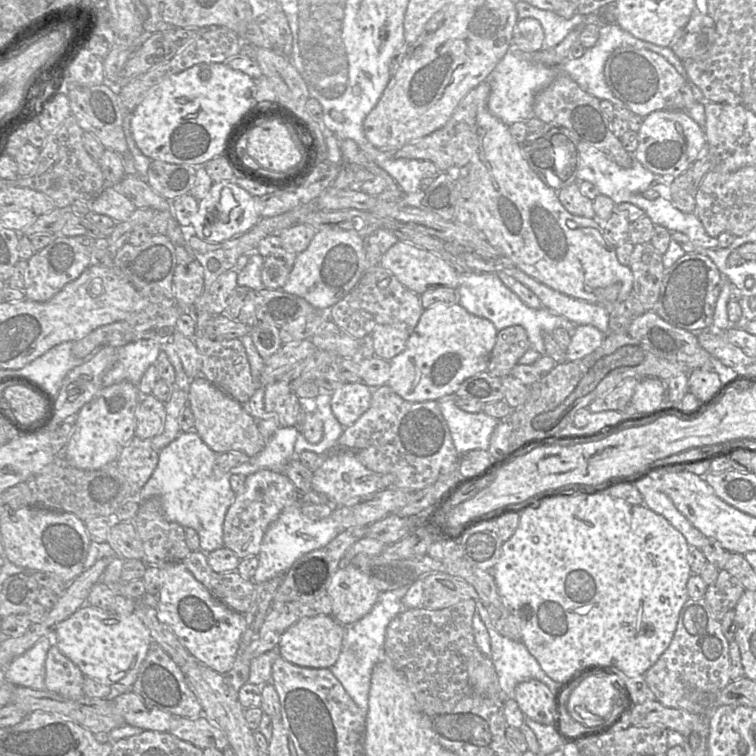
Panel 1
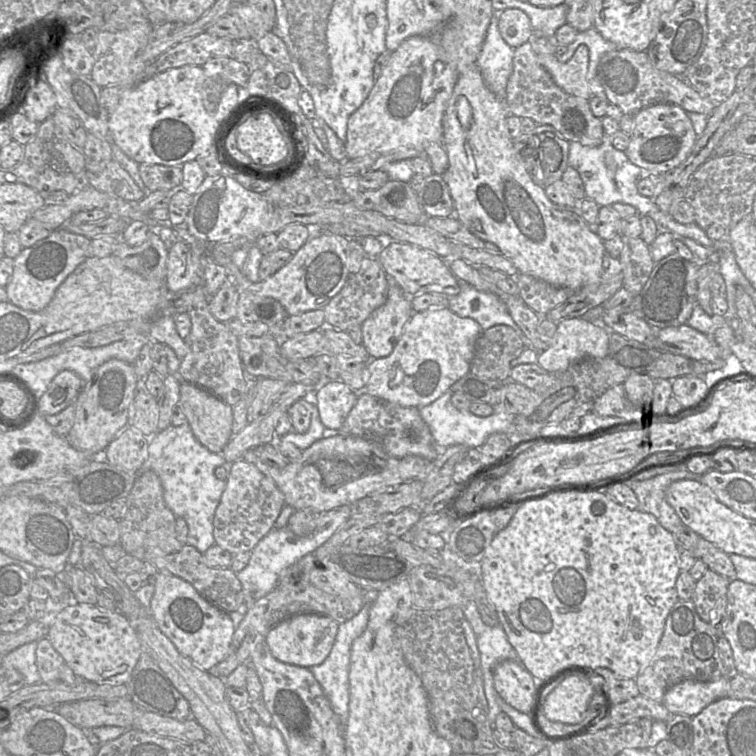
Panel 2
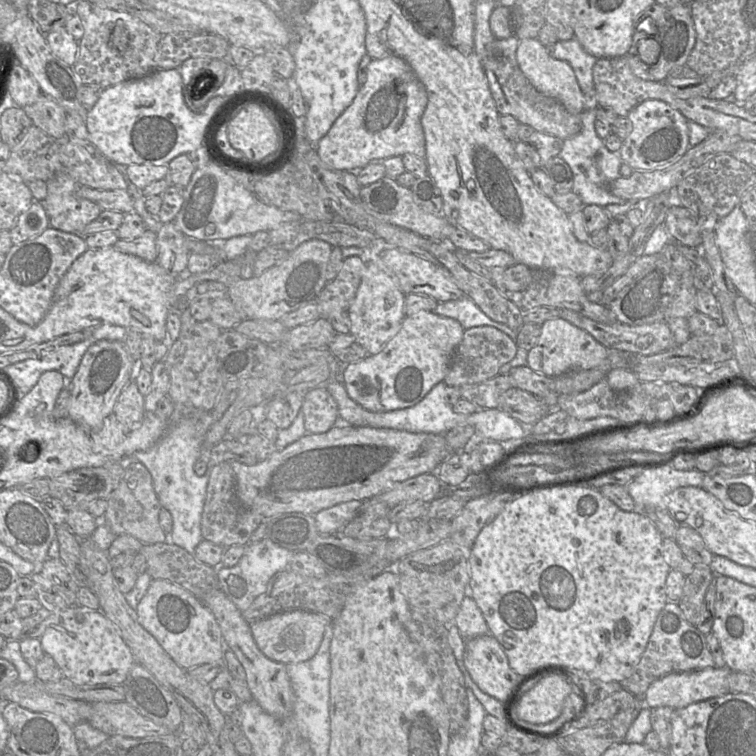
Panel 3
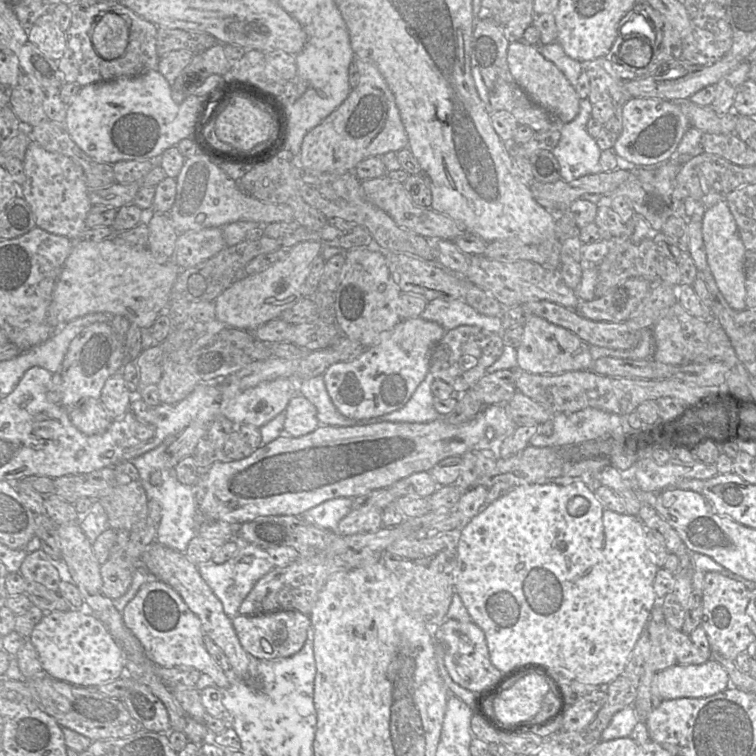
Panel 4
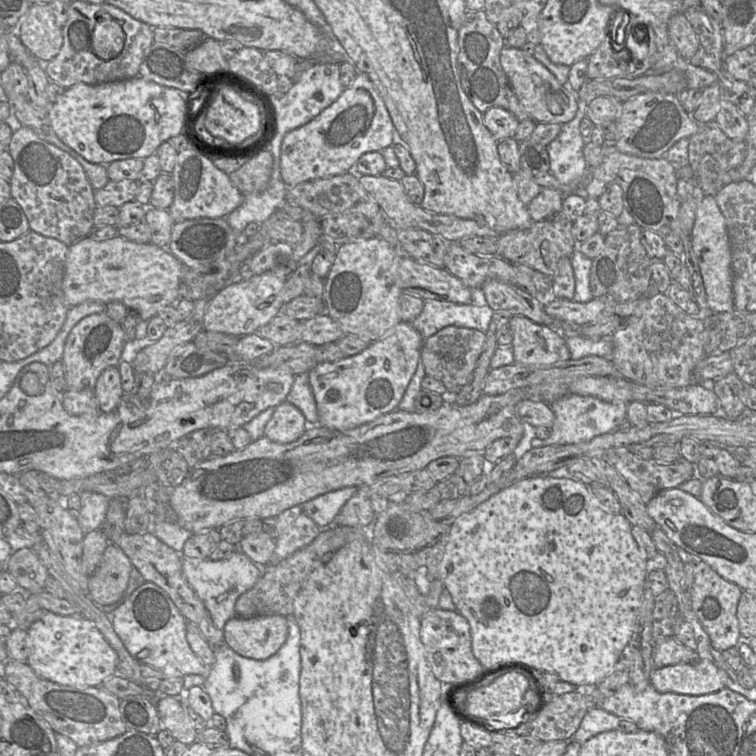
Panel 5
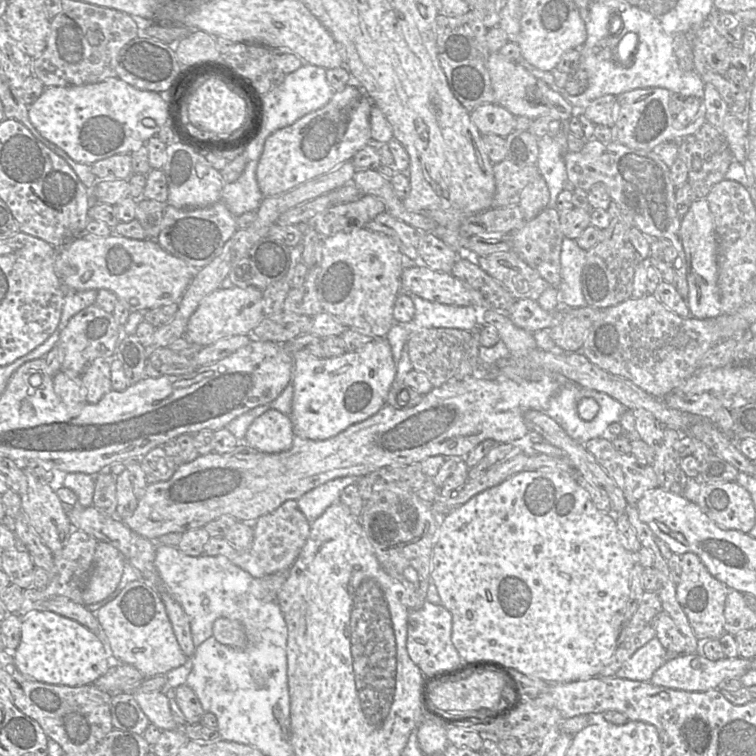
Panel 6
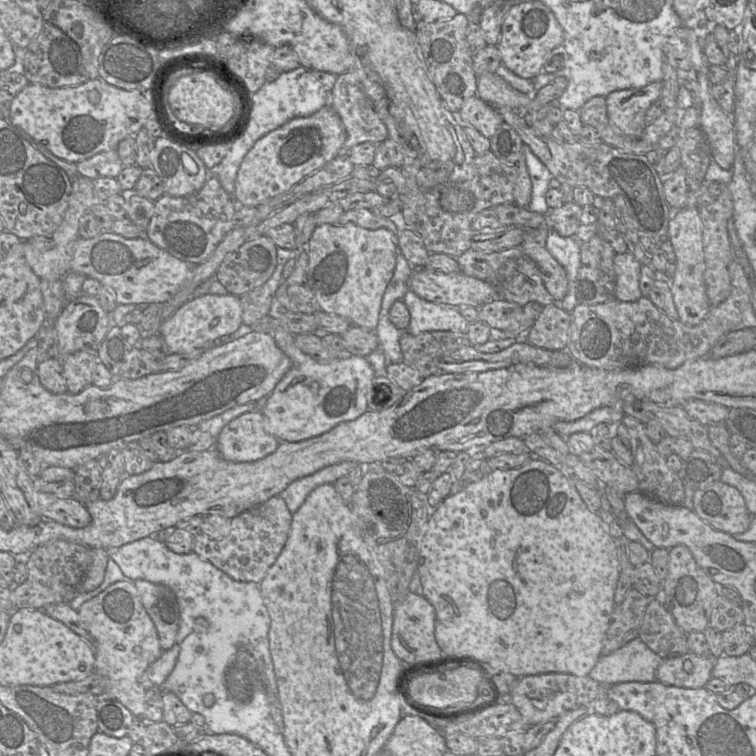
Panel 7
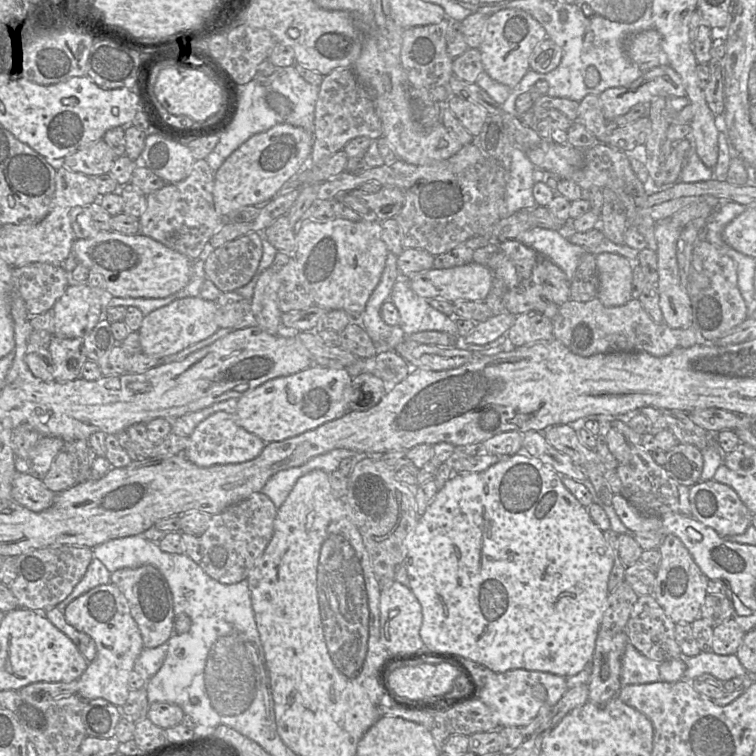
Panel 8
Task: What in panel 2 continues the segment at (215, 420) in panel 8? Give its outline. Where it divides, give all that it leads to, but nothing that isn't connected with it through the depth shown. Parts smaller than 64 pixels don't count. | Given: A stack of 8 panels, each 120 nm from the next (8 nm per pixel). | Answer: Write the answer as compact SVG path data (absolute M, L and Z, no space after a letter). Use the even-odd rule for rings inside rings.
M340 380L321 384L316 391L319 417L329 432L337 432L356 404L358 392Z

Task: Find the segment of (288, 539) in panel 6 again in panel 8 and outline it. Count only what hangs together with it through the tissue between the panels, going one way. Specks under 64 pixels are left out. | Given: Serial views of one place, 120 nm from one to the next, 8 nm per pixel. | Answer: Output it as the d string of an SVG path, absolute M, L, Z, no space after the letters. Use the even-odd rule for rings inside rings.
M262 492L253 493L222 512L212 515L207 530L201 535L182 534L185 553L212 579L230 585L246 580L255 562L262 556L274 533L274 521L278 508Z

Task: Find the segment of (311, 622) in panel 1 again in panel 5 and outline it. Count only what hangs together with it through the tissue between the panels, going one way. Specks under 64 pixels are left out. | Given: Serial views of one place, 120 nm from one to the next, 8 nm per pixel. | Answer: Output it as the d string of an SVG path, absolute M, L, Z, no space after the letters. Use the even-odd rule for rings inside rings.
M235 615L223 629L224 644L234 652L254 660L275 655L288 637L288 622L282 615L259 615L250 618Z

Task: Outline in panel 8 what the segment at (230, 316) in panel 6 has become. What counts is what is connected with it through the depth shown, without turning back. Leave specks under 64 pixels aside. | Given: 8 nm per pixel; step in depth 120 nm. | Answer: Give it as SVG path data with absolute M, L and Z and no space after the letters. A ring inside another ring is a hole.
M197 296L181 298L152 311L144 316L138 330L141 352L155 358L168 357L210 337L220 328L217 310L215 301Z

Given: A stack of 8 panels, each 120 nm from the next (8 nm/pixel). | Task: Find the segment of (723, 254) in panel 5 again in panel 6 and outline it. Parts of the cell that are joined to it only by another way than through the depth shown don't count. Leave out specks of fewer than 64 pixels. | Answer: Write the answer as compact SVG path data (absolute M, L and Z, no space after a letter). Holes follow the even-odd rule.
M706 199L692 203L681 218L680 234L687 259L687 305L692 317L697 319L715 318L721 315L720 289L718 287L717 238L714 220Z

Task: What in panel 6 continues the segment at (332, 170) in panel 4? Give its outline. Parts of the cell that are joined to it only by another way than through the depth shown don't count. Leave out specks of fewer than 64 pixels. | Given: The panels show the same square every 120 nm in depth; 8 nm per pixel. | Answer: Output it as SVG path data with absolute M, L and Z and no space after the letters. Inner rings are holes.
M350 83L343 90L335 92L322 108L306 114L292 125L267 137L256 169L256 180L264 198L287 192L330 172L346 161L351 161L357 151L370 144L369 117L372 106L373 103L366 93L357 84Z

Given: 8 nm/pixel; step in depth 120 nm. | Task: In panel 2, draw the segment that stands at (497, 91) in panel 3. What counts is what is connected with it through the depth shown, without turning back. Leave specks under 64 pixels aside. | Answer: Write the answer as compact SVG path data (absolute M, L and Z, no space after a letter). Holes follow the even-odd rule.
M529 42L513 49L513 71L503 98L508 113L519 118L530 118L538 125L551 125L568 141L585 146L599 146L605 134L601 119L593 115L589 101L570 95L560 88L539 63Z

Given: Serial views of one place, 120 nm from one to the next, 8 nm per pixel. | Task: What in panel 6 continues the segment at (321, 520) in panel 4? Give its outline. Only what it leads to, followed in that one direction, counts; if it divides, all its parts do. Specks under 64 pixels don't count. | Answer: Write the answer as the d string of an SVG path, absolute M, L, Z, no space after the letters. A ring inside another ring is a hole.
M345 476L329 480L302 495L297 504L307 520L312 523L325 510L340 501L340 495L348 485L356 485L359 476Z

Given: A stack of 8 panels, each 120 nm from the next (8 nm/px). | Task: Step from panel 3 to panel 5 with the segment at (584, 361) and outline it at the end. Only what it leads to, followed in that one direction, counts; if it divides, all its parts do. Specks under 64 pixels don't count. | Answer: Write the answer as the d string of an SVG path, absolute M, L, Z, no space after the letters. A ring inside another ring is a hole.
M513 315L509 322L513 333L515 362L527 366L551 366L571 359L565 336L557 329Z

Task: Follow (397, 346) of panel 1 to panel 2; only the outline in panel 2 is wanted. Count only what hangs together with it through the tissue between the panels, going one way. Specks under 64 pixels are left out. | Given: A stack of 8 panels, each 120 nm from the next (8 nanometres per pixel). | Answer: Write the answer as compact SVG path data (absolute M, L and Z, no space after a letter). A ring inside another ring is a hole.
M390 282L387 299L362 323L362 345L372 359L391 354L413 314L411 298Z

